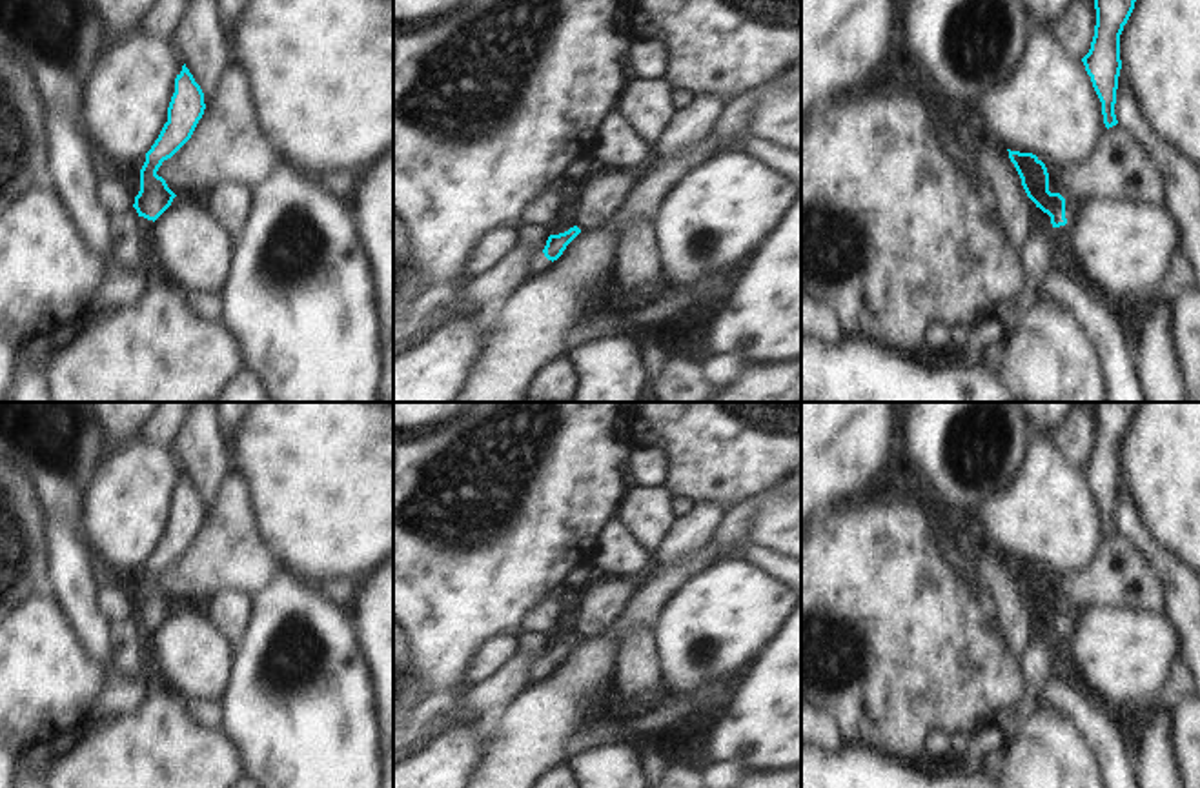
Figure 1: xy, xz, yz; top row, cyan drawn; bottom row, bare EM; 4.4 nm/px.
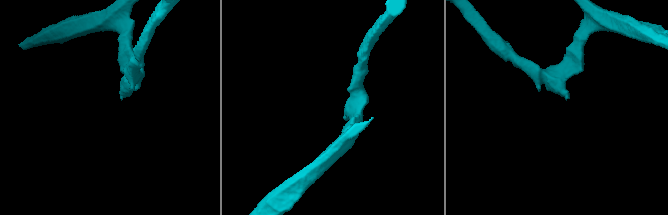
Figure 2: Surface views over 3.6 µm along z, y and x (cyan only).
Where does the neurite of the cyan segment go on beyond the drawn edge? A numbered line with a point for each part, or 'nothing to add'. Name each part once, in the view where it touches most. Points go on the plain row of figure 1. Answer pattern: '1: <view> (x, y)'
1: xz (532, 645)

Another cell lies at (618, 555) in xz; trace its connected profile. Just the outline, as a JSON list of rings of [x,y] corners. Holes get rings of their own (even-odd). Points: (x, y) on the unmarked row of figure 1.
[[[610,517],[597,533],[597,551],[592,564],[599,566],[608,577],[641,579],[652,568],[652,555],[639,548],[630,533]]]

